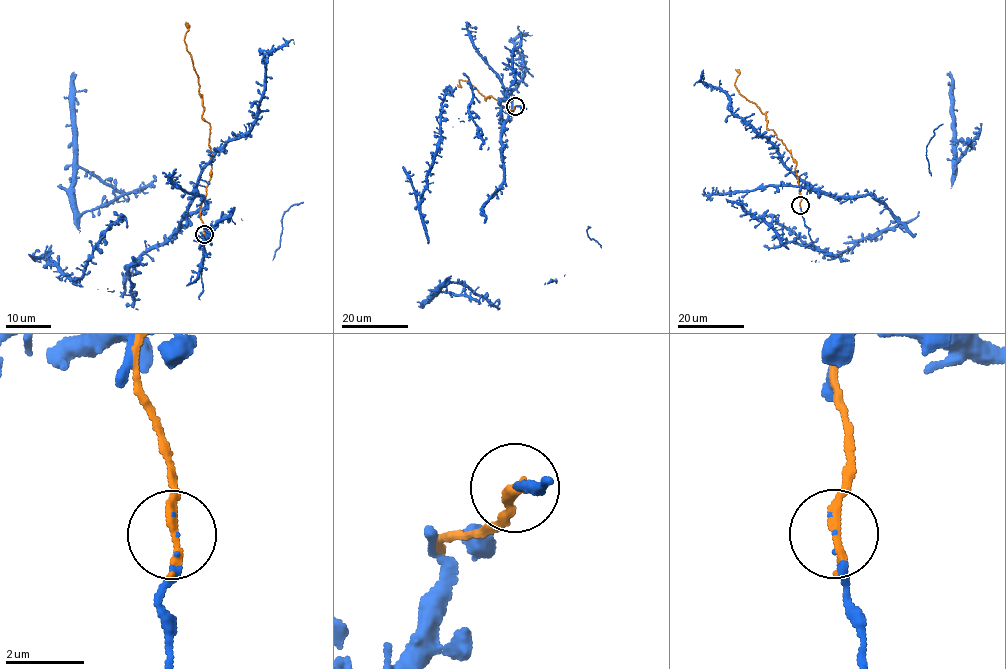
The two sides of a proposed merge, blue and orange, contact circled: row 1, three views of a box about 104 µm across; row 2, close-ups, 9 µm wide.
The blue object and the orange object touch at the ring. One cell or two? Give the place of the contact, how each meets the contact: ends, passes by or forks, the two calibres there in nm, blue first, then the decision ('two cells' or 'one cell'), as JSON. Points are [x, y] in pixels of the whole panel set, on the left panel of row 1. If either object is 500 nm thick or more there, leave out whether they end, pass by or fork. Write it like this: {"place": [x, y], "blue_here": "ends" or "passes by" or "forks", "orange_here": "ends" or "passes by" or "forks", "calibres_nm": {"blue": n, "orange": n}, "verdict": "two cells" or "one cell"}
{"place": [204, 234], "blue_here": "ends", "orange_here": "ends", "calibres_nm": {"blue": 80, "orange": 280}, "verdict": "one cell"}

